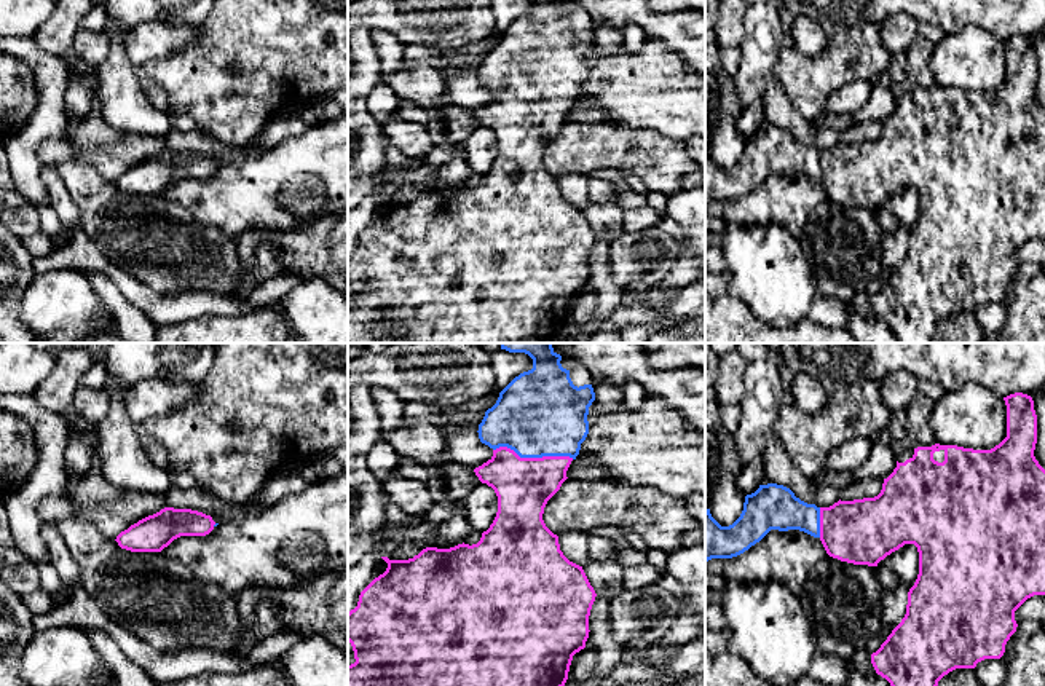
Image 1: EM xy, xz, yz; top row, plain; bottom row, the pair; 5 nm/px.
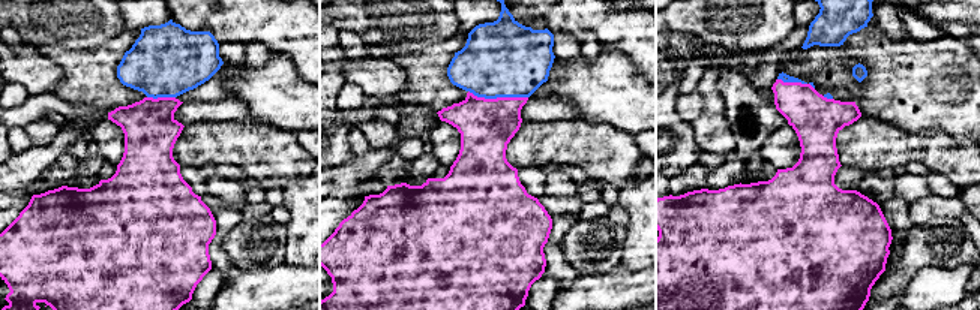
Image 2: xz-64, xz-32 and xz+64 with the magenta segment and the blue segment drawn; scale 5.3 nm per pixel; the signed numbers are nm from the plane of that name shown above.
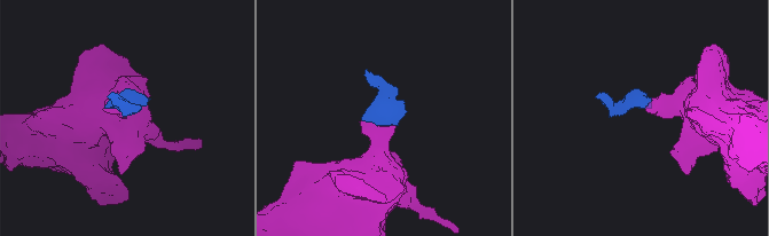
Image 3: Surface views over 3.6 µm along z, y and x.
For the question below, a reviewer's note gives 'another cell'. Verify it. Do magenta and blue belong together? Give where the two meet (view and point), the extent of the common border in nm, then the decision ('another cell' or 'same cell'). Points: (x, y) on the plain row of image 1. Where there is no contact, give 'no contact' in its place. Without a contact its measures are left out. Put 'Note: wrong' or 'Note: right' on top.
Note: wrong
meets magenta in xz at (533, 101); contact 420 nm long; same cell

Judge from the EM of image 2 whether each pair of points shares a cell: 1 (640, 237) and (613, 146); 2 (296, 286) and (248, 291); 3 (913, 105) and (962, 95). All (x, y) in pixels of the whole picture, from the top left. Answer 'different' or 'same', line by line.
1: different
2: same
3: same

